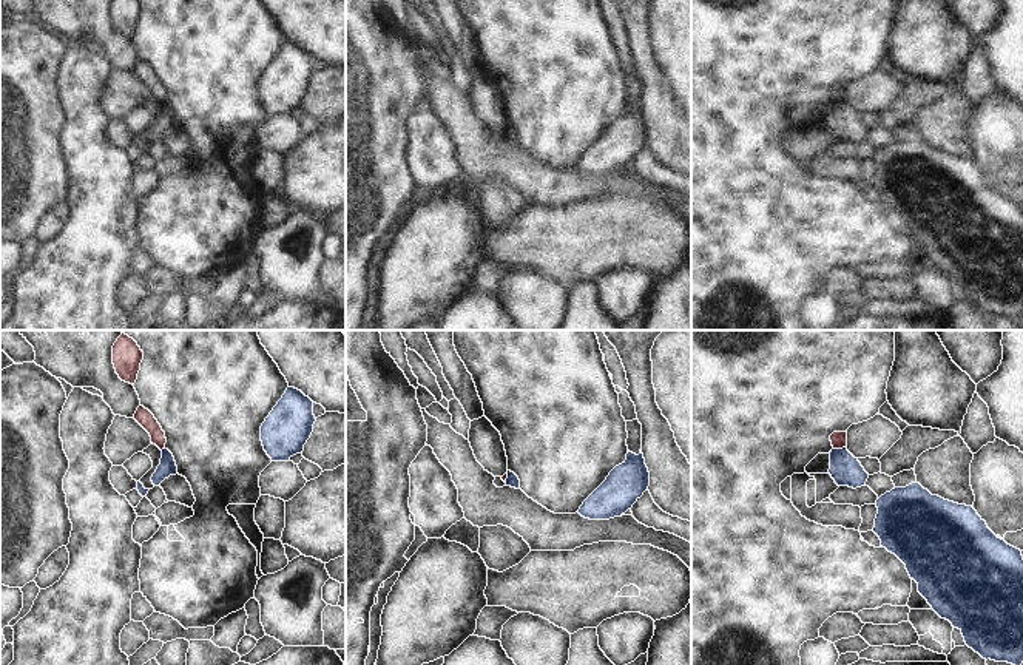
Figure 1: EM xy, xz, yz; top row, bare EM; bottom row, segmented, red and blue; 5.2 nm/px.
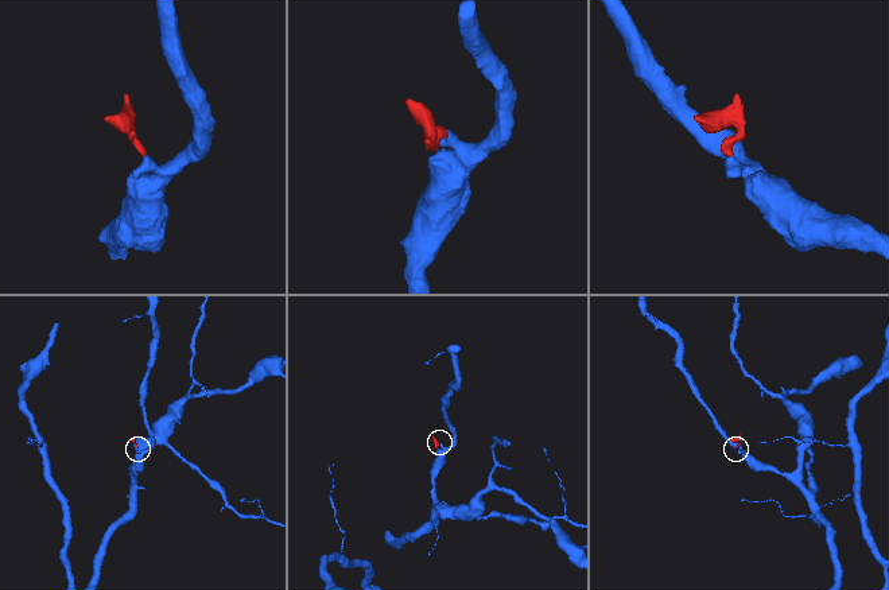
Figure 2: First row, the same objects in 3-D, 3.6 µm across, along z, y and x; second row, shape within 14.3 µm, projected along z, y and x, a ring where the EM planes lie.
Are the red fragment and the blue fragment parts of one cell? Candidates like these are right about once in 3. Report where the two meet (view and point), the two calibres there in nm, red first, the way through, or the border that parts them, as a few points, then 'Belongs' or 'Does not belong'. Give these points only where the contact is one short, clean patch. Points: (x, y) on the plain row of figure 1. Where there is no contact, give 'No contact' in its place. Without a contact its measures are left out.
Touches red at yz (840, 102). Thickness 80 nm (red) against 160 nm. Boundary: yz (846, 101), (833, 104). Does not belong.

